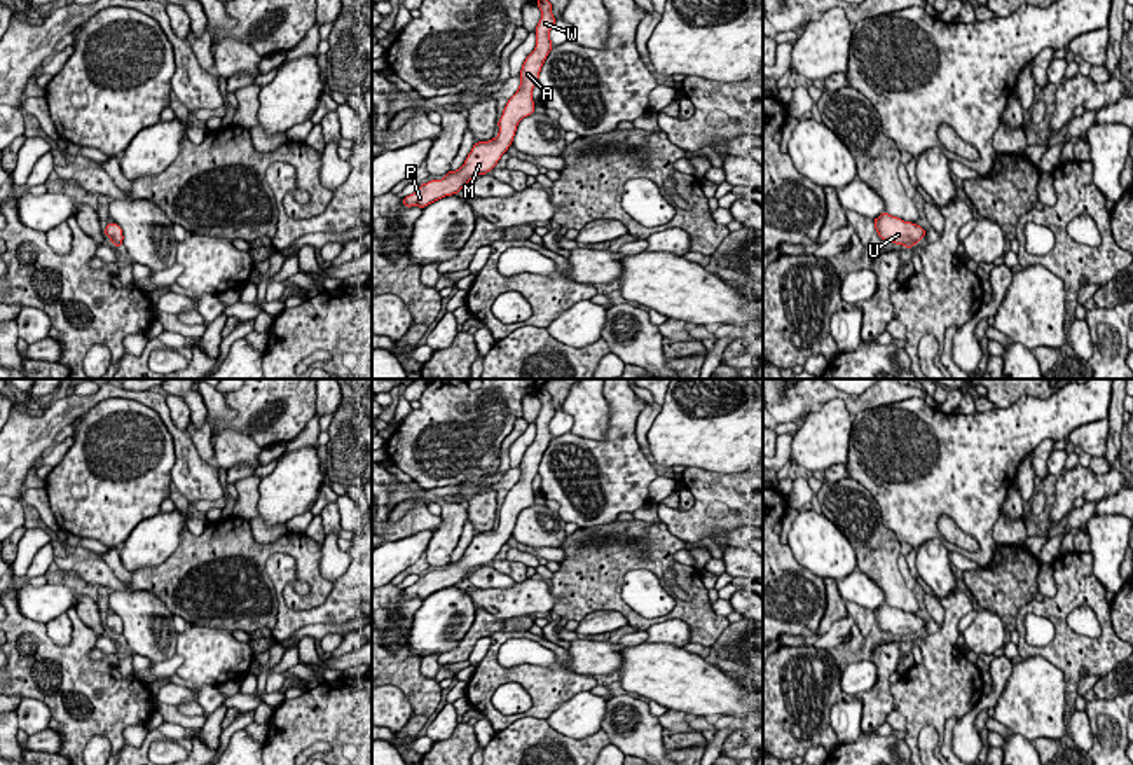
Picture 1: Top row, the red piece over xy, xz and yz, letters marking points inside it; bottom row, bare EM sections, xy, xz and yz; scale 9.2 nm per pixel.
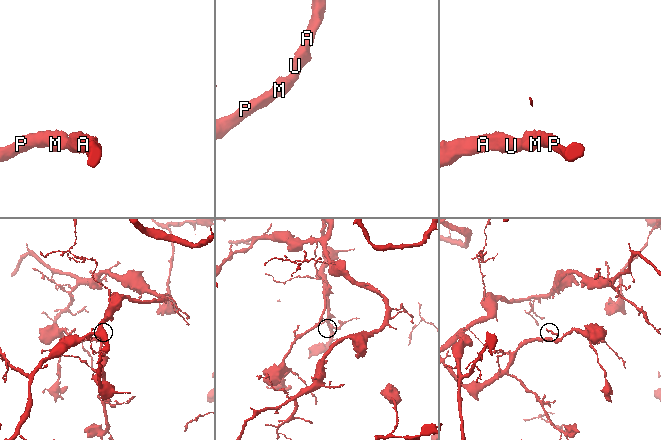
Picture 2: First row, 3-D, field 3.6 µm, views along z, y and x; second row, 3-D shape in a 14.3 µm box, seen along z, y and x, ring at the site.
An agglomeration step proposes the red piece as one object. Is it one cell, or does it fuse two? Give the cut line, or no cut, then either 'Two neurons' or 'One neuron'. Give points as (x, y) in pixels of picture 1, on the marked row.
No split. One neuron

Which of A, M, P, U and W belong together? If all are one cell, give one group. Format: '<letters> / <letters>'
A M P U W

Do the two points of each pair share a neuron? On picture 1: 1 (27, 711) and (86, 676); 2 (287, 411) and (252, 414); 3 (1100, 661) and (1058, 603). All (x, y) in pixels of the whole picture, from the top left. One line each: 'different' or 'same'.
1: different
2: same
3: same

